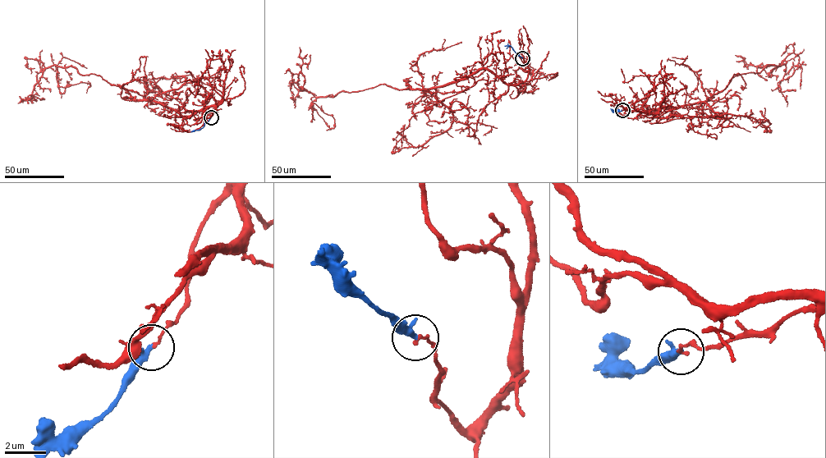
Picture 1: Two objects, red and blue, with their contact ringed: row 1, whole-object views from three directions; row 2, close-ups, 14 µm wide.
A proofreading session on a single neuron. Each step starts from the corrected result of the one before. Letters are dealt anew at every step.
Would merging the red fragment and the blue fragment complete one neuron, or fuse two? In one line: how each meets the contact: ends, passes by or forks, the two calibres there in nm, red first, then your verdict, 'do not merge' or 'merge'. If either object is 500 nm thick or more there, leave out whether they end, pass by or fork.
red ends | blue ends | 150/360 nm | do not merge

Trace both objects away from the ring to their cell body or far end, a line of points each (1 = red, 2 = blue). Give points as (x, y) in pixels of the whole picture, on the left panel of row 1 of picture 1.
1: (211, 117), (223, 98), (181, 116), (71, 66), (44, 70), (29, 100), (17, 103)
2: (211, 117), (203, 127), (191, 131)

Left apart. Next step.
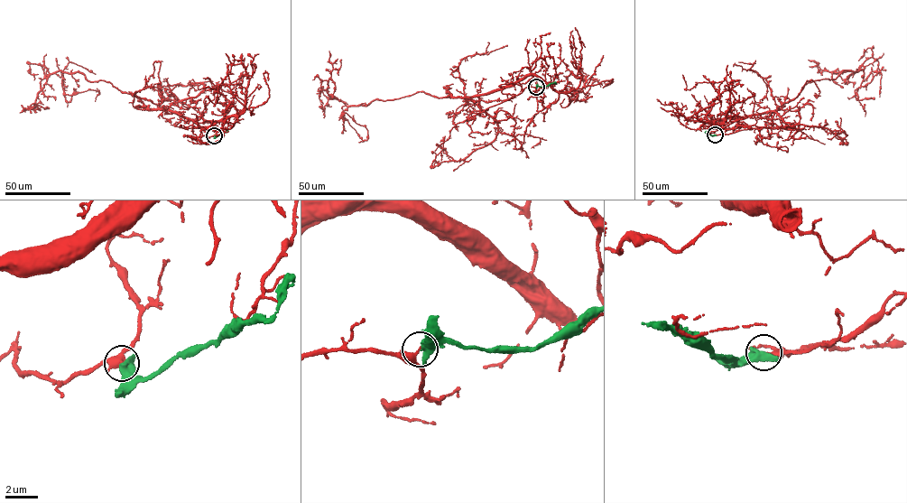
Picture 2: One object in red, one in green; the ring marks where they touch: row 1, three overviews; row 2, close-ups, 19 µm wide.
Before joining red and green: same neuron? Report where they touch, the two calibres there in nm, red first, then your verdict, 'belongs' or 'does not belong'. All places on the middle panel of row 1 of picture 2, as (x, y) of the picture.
at (536, 87); 400 nm thick on the red side, 420 nm on the other; does not belong

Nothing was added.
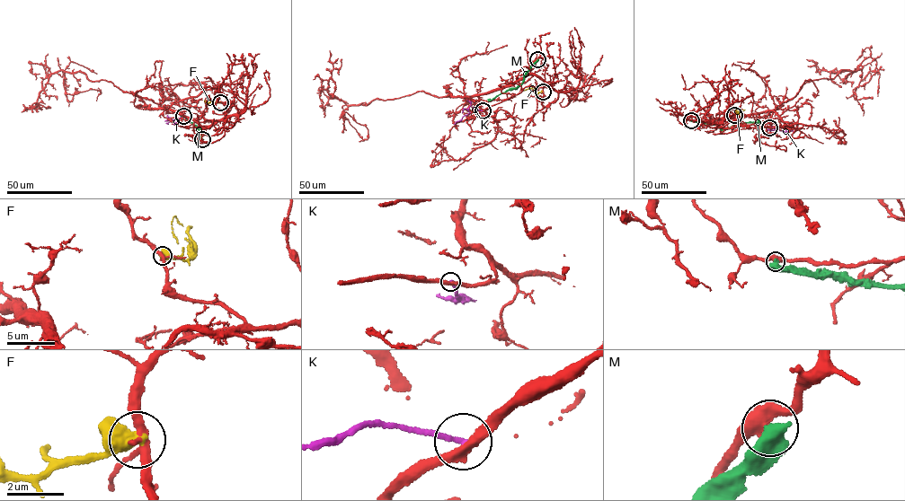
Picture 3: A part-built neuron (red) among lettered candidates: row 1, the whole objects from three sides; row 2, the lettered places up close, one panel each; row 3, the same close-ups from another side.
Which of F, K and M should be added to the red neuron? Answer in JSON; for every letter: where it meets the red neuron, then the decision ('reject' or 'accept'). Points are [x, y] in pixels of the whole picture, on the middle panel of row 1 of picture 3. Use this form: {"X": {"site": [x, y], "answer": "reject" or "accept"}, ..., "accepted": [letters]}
{"F": {"site": [543, 92], "answer": "reject"}, "K": {"site": [483, 110], "answer": "reject"}, "M": {"site": [537, 59], "answer": "reject"}, "accepted": []}

